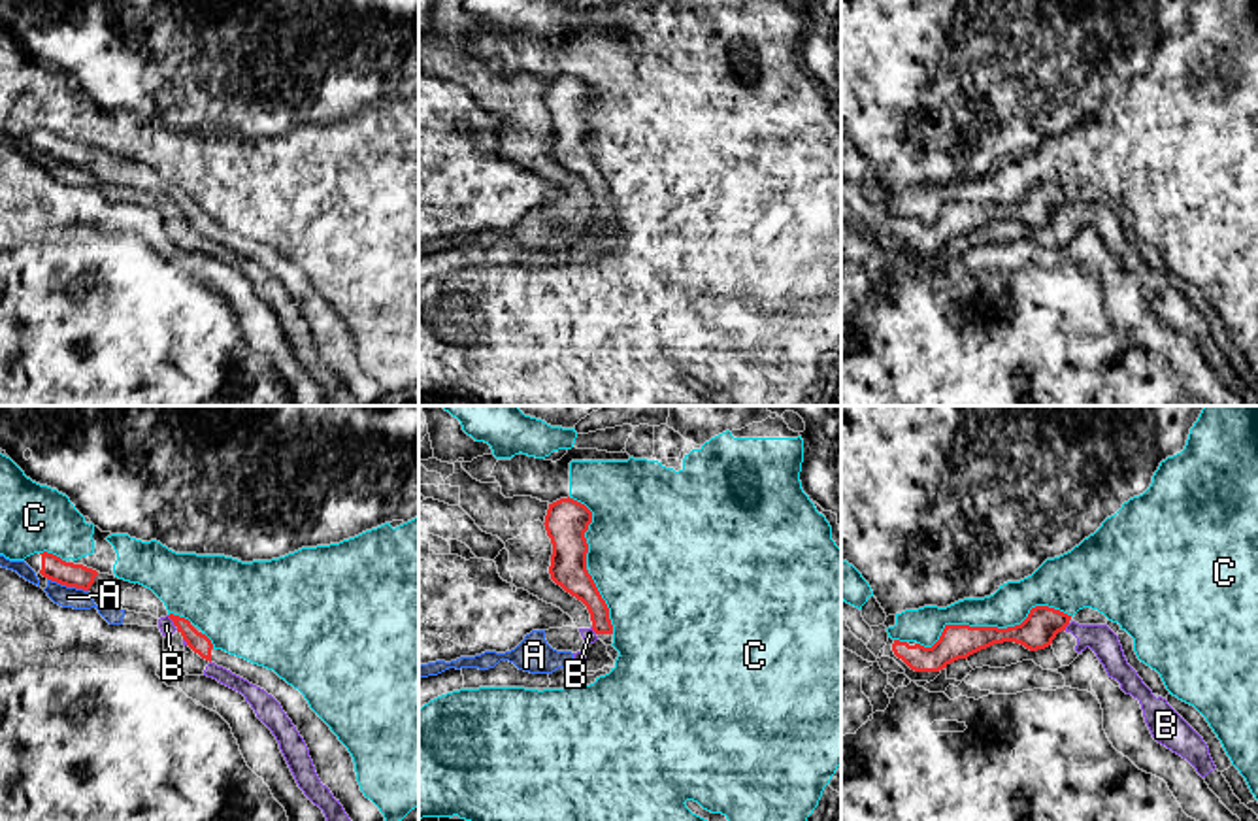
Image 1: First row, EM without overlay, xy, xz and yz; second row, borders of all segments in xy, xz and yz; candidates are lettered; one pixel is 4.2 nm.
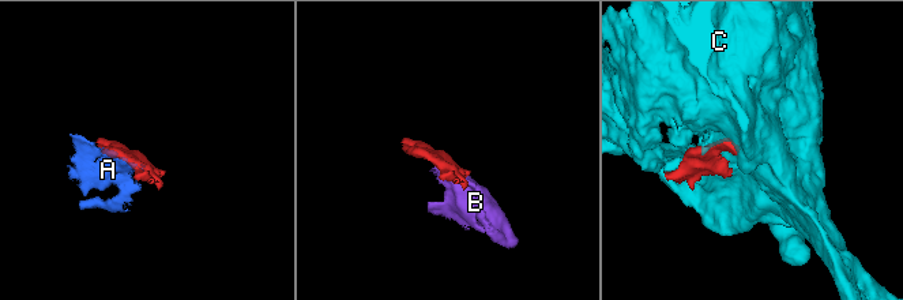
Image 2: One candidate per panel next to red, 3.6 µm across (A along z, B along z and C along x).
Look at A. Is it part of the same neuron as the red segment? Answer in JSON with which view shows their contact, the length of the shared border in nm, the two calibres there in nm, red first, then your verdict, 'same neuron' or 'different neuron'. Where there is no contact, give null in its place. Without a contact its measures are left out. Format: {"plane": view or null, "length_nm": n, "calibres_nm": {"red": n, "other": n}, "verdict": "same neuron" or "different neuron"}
{"plane": "xy", "length_nm": 190, "calibres_nm": {"red": 100, "other": 100}, "verdict": "different neuron"}

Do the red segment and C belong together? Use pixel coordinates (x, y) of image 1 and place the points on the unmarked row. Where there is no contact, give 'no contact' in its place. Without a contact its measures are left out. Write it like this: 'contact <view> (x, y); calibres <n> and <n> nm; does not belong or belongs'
contact yz (993, 204); calibres 150 and 170 nm; does not belong

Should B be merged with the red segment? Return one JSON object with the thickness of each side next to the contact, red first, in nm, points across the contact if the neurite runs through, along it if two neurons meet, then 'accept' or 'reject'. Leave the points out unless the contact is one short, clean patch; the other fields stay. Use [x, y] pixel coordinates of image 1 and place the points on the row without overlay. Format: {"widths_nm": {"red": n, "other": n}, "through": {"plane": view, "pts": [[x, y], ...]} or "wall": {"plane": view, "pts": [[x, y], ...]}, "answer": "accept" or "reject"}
{"widths_nm": {"red": 90, "other": 70}, "answer": "reject"}

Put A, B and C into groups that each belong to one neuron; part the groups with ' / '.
A B / C

